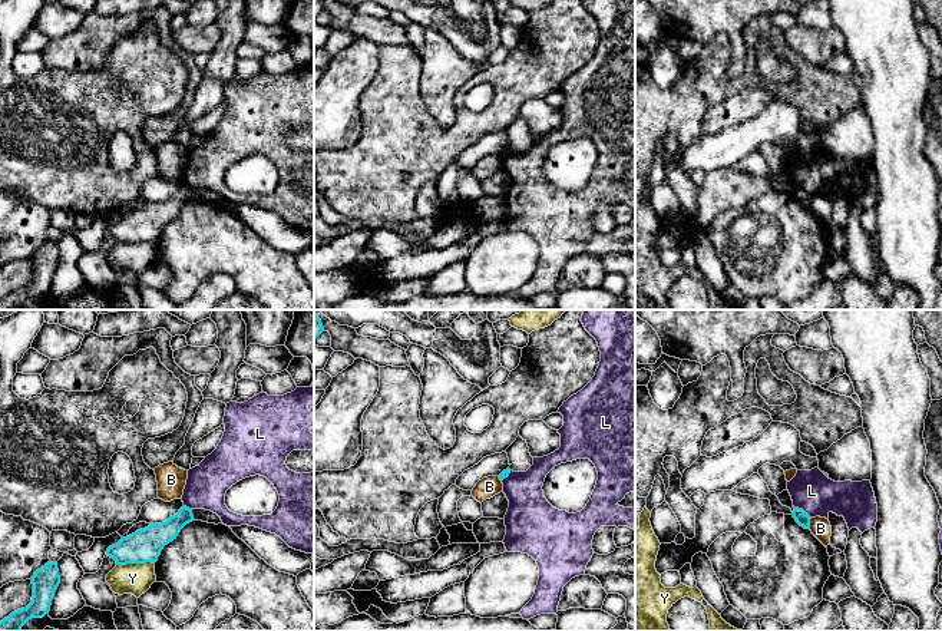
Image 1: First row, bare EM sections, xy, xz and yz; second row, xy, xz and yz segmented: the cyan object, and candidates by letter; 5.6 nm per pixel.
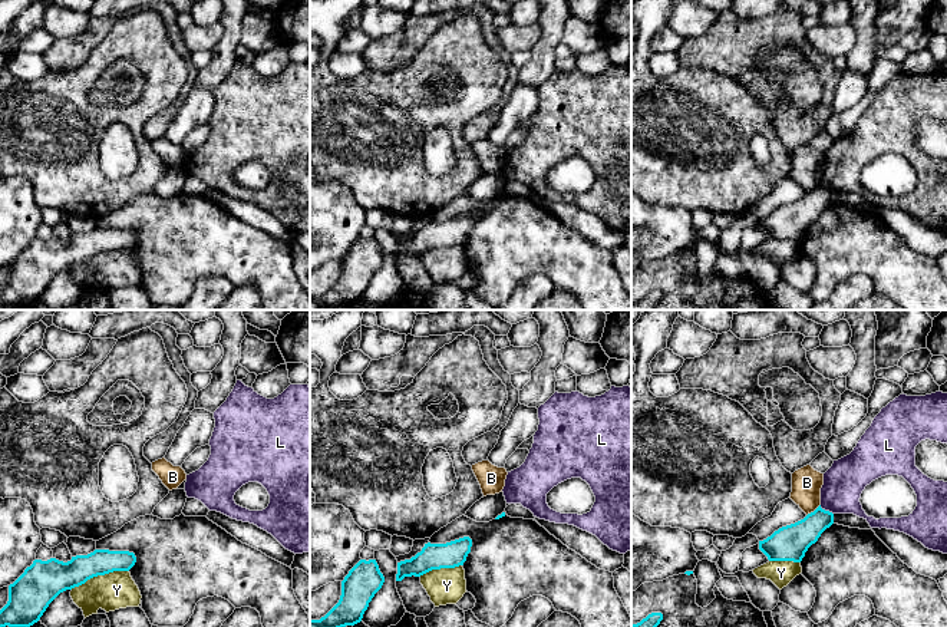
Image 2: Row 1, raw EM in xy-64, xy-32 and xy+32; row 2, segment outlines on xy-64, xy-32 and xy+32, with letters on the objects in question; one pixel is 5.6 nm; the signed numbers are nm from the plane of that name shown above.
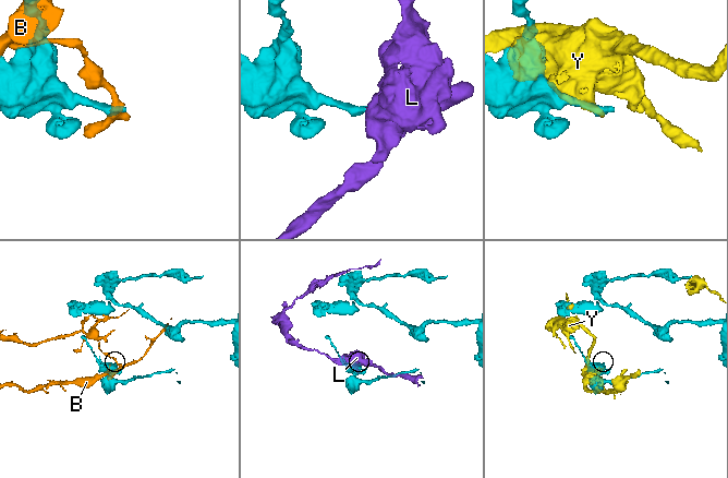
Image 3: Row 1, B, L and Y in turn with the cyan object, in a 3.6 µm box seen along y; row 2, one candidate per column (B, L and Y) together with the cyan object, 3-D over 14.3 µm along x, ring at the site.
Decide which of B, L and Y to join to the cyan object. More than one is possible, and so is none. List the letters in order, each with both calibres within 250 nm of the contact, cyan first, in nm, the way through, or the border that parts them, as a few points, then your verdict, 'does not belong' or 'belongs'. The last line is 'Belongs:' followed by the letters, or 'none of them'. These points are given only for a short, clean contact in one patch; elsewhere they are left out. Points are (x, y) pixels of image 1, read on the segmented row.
B: calibres 80 and 110 nm; border yz (812, 518), (809, 528); does not belong
L: calibres 80 and 240 nm; border yz (795, 506), (800, 508), (810, 518); does not belong
Y: calibres 190 and 180 nm; does not belong
Belongs: none of them

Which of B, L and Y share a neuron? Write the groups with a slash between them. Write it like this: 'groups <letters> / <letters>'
groups B / L / Y

